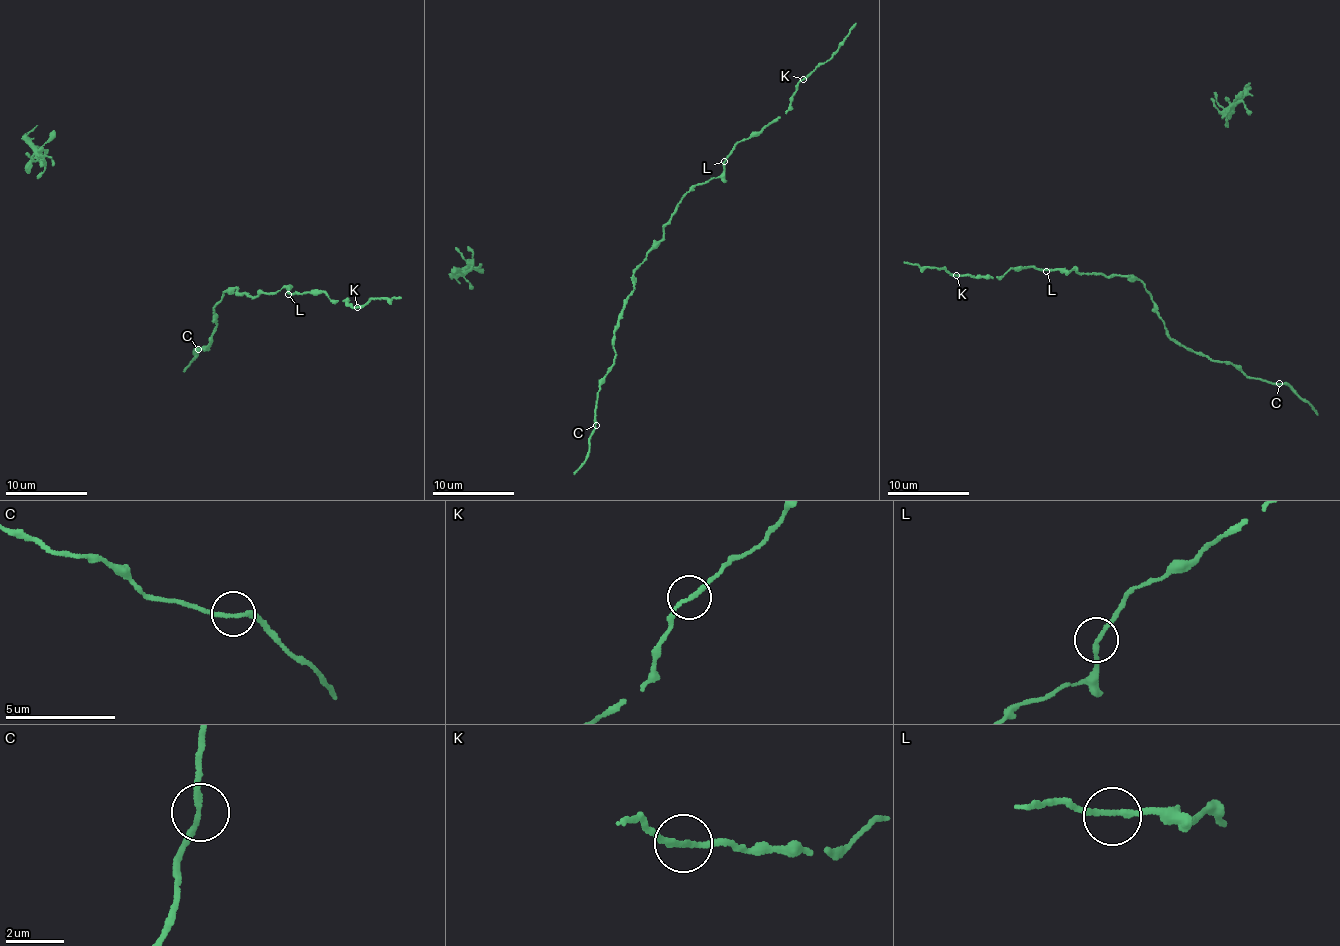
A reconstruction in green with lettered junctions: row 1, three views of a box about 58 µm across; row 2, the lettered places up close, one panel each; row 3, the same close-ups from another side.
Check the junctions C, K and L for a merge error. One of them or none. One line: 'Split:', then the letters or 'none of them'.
Split: K

